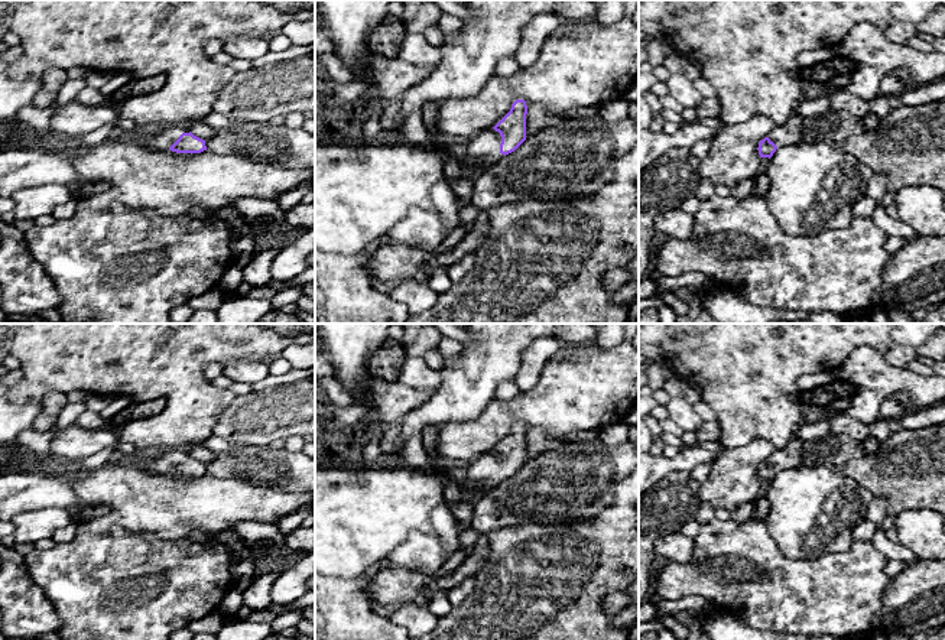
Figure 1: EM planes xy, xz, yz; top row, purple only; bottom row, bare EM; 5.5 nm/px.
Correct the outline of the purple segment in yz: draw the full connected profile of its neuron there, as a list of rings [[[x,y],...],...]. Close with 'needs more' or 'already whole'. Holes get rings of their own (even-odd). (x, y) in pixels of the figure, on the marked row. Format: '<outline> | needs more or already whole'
[[[792,114],[782,126],[774,126],[759,143],[760,157],[772,157],[777,147],[796,144],[803,140],[805,118]]] | needs more

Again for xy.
[[[172,126],[156,136],[147,144],[156,150],[172,150],[176,153],[201,153],[207,150],[205,140],[194,136],[188,126]]] | needs more

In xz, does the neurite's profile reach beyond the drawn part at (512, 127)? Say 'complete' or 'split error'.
split error

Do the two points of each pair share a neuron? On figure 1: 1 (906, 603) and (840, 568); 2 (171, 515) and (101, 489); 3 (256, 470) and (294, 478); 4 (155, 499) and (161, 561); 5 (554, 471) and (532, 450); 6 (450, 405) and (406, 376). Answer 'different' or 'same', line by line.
1: different
2: same
3: same
4: different
5: different
6: different

